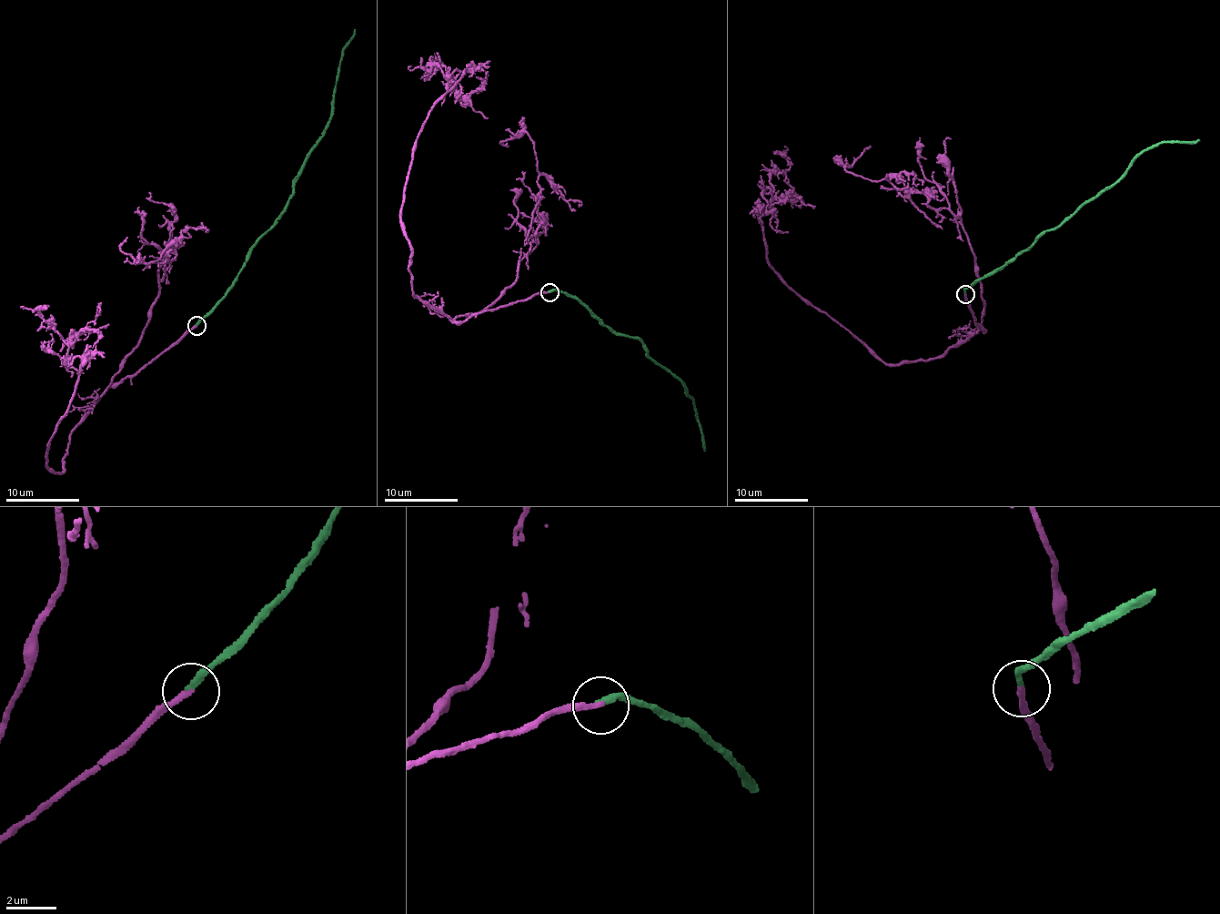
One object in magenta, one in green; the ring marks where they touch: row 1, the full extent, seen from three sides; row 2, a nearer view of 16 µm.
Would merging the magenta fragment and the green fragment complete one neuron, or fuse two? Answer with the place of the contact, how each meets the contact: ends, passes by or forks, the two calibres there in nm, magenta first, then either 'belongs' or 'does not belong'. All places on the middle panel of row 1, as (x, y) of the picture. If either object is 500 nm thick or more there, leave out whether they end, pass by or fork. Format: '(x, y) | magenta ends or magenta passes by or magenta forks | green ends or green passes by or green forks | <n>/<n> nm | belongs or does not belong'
(549, 292) | magenta ends | green ends | 240/240 nm | belongs

